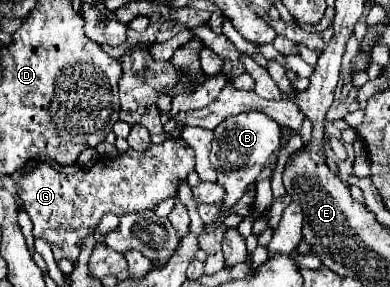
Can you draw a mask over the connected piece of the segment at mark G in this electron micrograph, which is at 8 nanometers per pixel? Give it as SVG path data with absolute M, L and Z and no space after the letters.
M166 140L162 144L152 144L150 150L144 152L128 148L118 158L98 158L90 170L78 170L68 176L48 162L40 162L34 172L22 176L18 196L34 224L32 234L50 244L56 260L66 258L76 262L86 236L94 232L104 214L112 212L124 216L152 210L168 196L174 196L176 186L186 180L192 170L194 150Z

